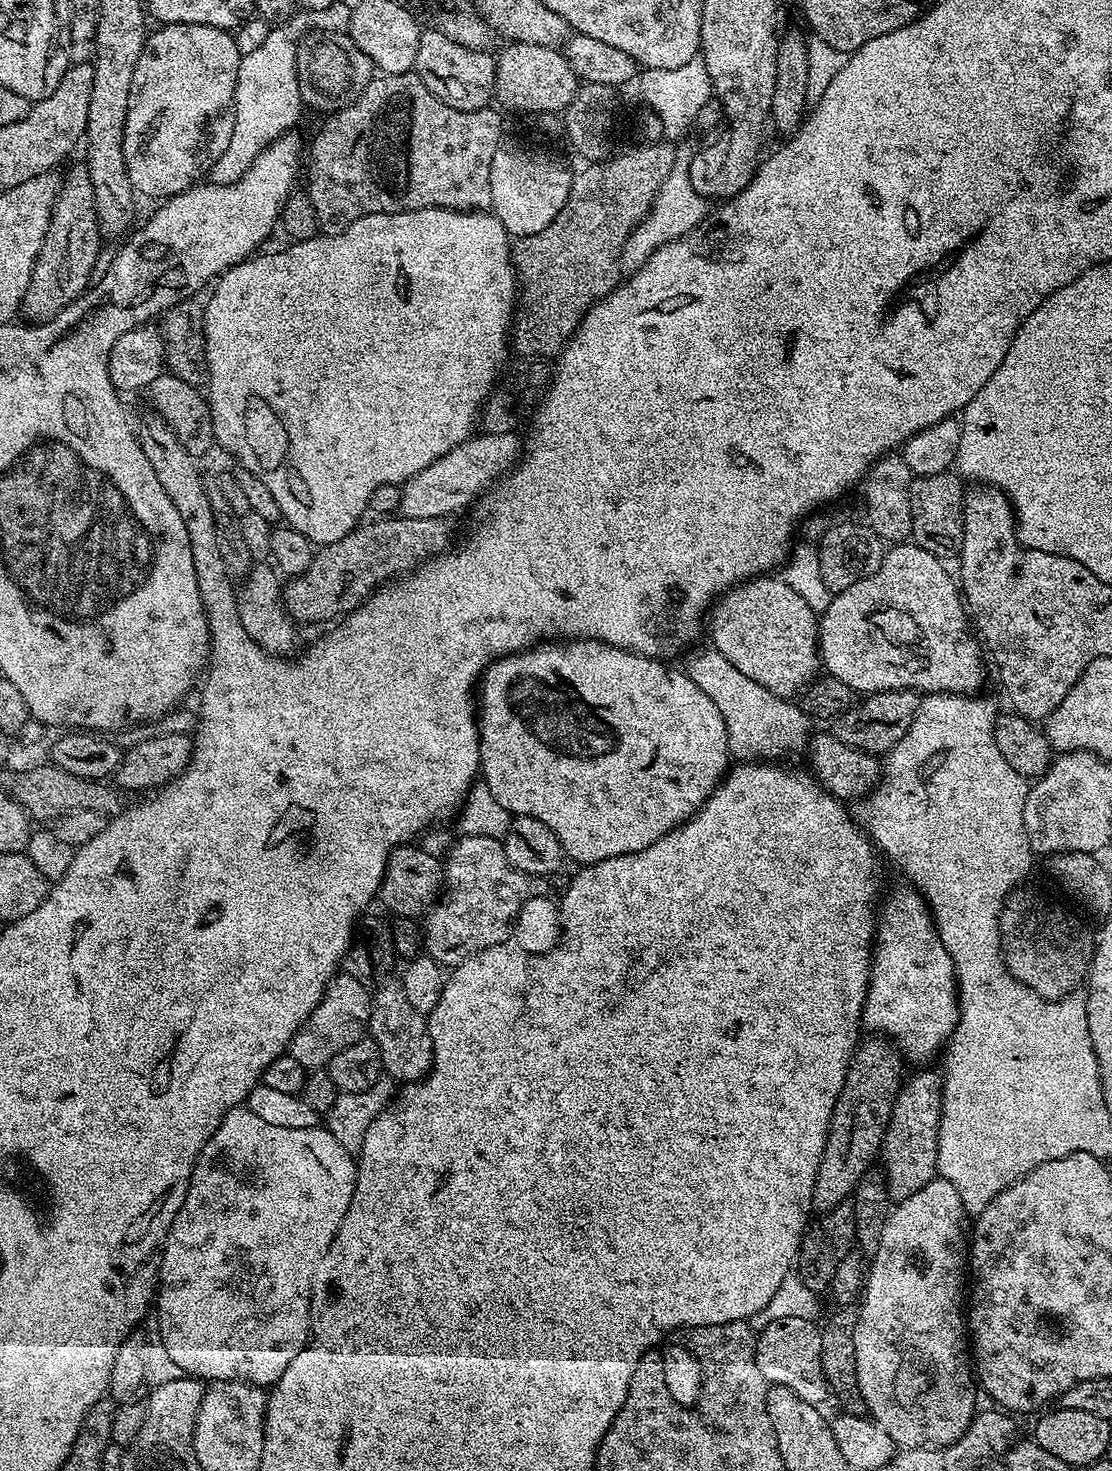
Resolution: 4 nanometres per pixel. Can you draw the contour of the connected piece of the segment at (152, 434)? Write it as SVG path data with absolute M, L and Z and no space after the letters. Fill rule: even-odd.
M151 414L138 424L138 439L146 458L150 458L150 466L154 466L154 474L158 474L158 482L162 482L162 490L170 494L172 504L178 506L178 514L182 514L182 522L186 522L186 534L190 534L190 554L194 554L194 570L196 578L201 582L225 579L226 573L220 563L215 520L217 509L212 508L212 500L204 489L204 480L196 469L197 461L178 442L176 433L159 414Z

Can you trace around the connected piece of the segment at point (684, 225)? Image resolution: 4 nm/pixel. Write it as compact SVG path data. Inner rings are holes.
M676 162L666 182L656 191L656 197L652 203L648 216L641 224L626 238L626 246L622 246L622 258L620 259L621 273L631 274L638 271L642 265L648 261L650 254L654 250L661 248L666 242L677 240L680 236L685 236L694 226L698 226L707 217L710 211L710 201L708 197L698 194L688 177L688 164Z

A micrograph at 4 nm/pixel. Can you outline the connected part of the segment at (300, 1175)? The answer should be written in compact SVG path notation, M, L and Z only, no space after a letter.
M248 1106L232 1108L220 1119L218 1130L214 1130L210 1142L206 1142L202 1154L196 1160L188 1193L170 1226L164 1252L160 1255L154 1318L160 1323L160 1340L166 1346L166 1354L170 1354L183 1375L201 1382L244 1380L248 1384L271 1386L278 1382L278 1378L282 1378L282 1374L286 1374L286 1366L290 1366L290 1362L294 1362L294 1358L298 1358L298 1354L308 1344L312 1319L312 1283L322 1258L338 1234L338 1226L342 1226L342 1218L346 1218L346 1210L350 1210L350 1198L354 1198L355 1189L356 1160L353 1153L347 1152L342 1142L338 1142L338 1138L334 1138L327 1127L287 1128L284 1124L271 1124L258 1113L251 1112Z

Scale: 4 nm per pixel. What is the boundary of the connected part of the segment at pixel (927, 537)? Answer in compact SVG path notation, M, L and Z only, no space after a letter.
M952 470L915 477L910 486L911 543L922 546L922 550L930 550L930 554L945 562L951 561L951 556L952 559L959 557L964 537L965 491L965 481Z

